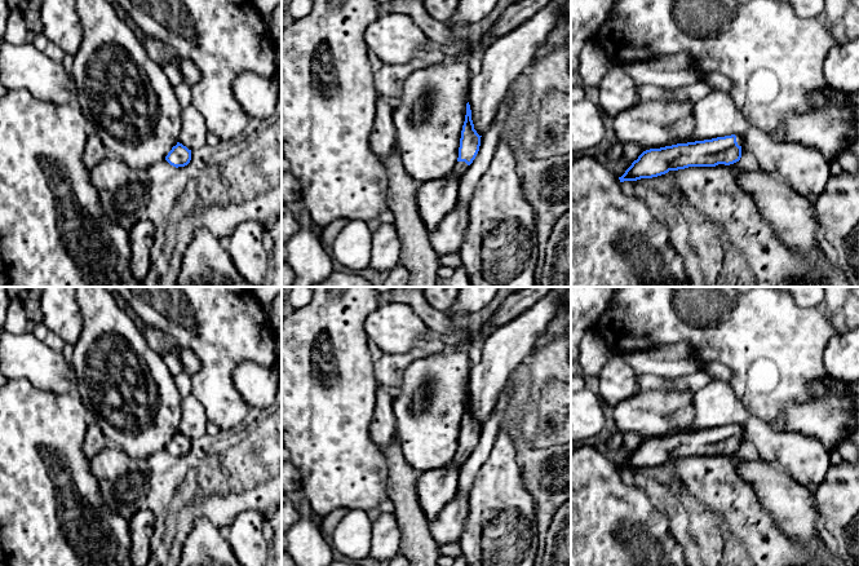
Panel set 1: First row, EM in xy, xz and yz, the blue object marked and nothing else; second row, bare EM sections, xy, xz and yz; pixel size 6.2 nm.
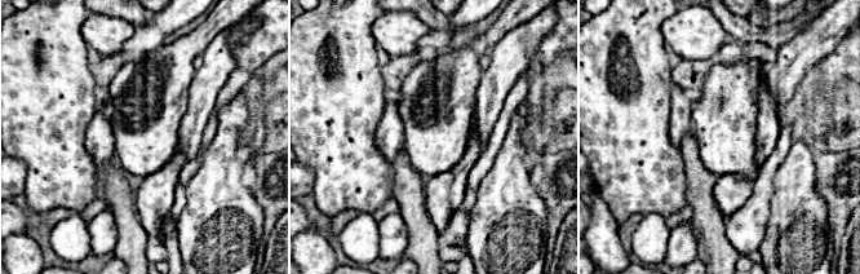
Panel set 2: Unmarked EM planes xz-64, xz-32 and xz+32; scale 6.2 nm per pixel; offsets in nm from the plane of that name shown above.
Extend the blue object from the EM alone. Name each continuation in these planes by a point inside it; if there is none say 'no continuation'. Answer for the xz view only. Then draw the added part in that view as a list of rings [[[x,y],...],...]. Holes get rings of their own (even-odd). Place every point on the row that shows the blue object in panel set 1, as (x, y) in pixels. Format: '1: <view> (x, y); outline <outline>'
1: xz (437, 198); outline [[[457,162],[448,177],[431,180],[419,187],[416,200],[429,234],[438,227],[443,217],[457,204],[459,181],[468,167],[465,162]]]

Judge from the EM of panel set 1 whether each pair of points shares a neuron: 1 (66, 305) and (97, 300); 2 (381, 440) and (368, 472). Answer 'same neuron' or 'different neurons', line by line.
1: different neurons
2: different neurons

